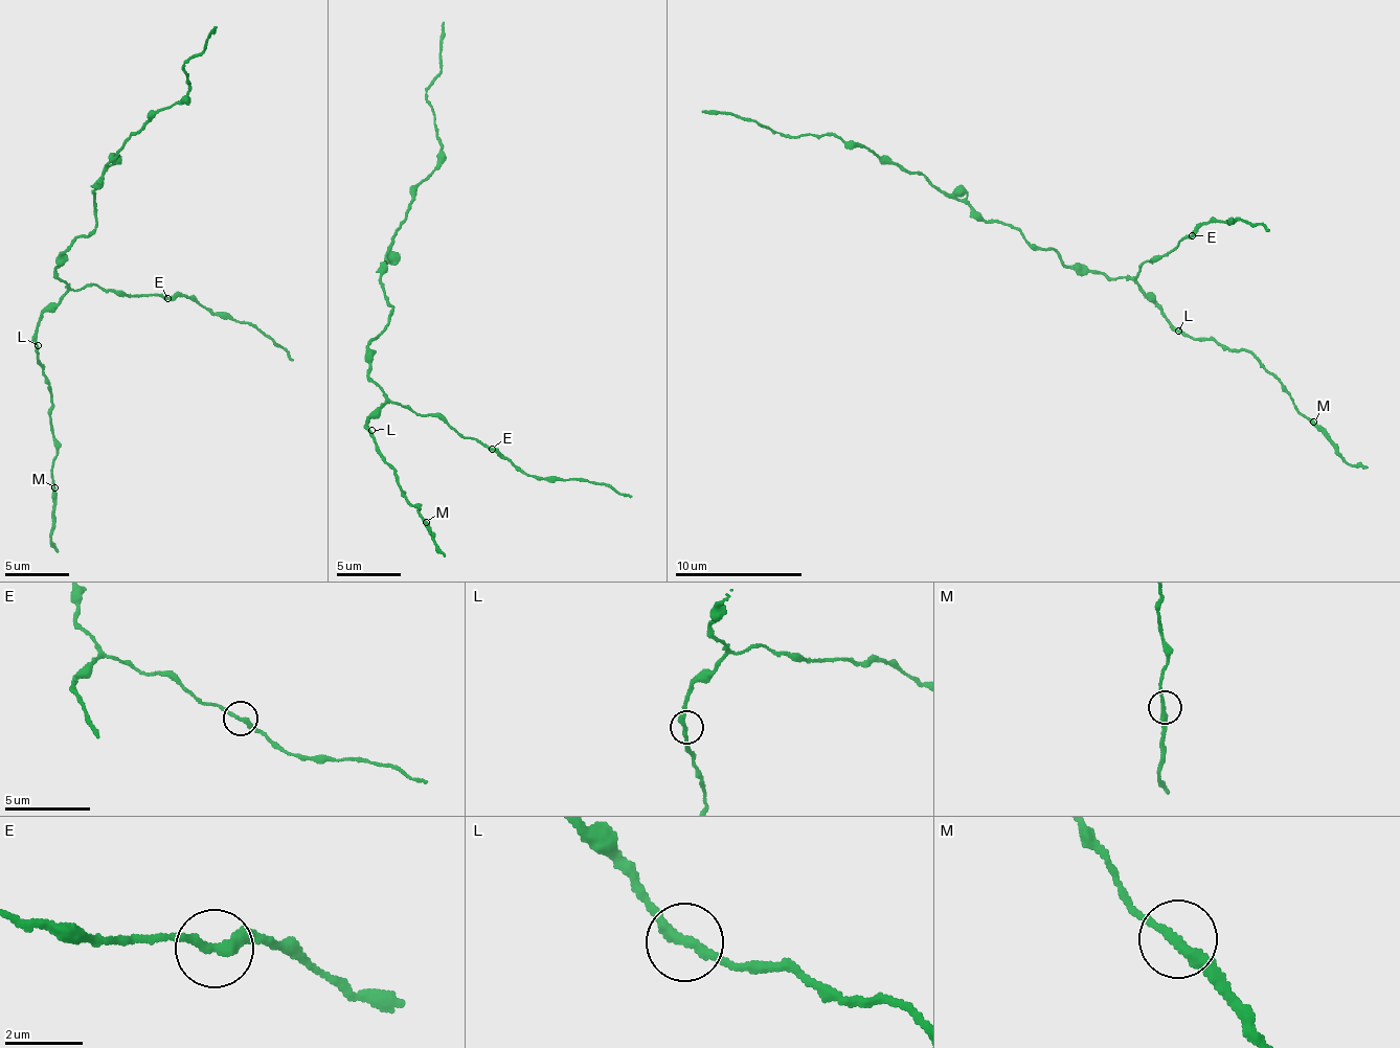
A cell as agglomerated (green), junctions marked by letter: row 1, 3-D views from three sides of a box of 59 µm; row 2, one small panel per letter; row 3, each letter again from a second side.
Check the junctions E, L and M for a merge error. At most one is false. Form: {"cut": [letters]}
{"cut": []}

